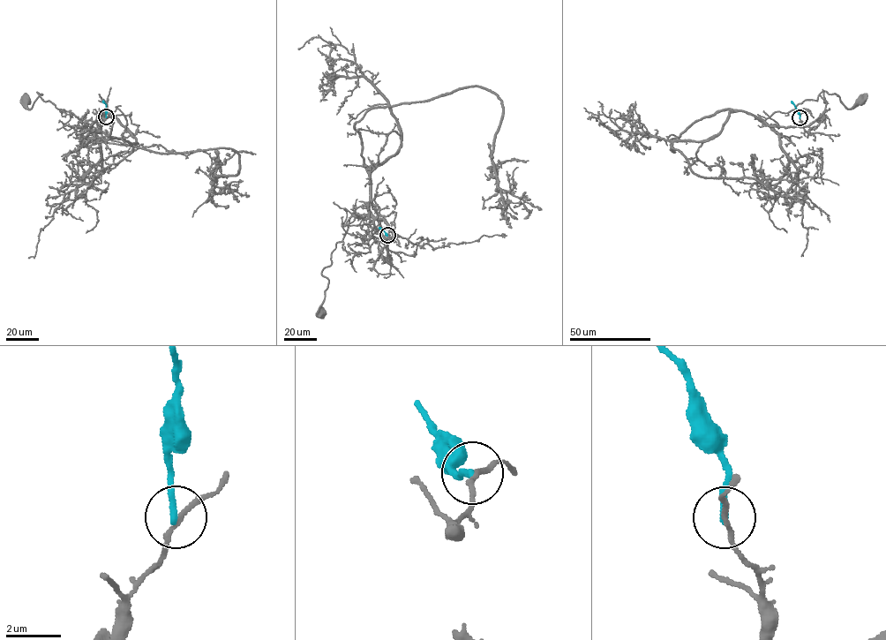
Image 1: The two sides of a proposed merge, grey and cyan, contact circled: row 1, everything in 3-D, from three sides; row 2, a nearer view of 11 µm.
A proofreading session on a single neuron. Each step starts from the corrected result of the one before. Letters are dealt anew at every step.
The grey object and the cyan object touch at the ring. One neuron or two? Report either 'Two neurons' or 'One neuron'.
Two neurons

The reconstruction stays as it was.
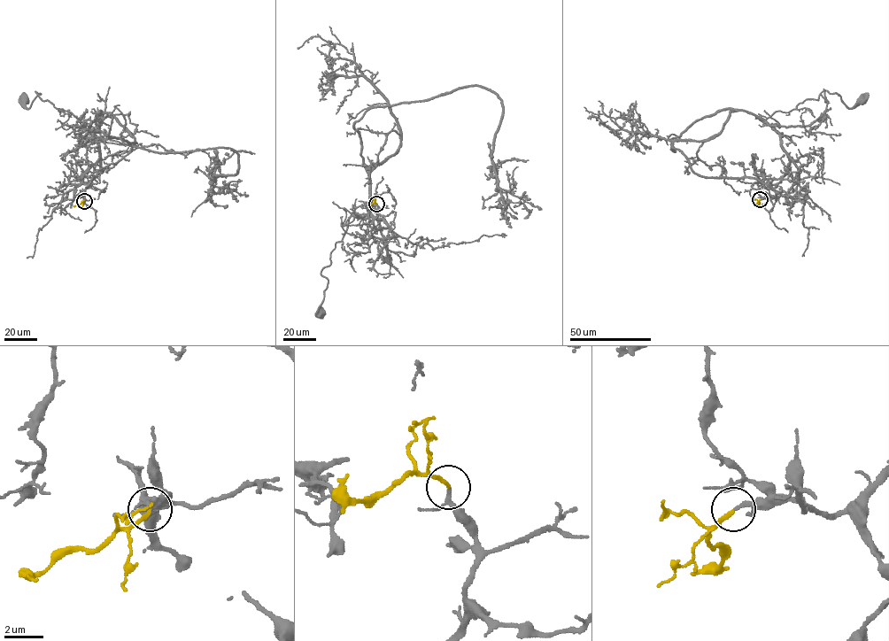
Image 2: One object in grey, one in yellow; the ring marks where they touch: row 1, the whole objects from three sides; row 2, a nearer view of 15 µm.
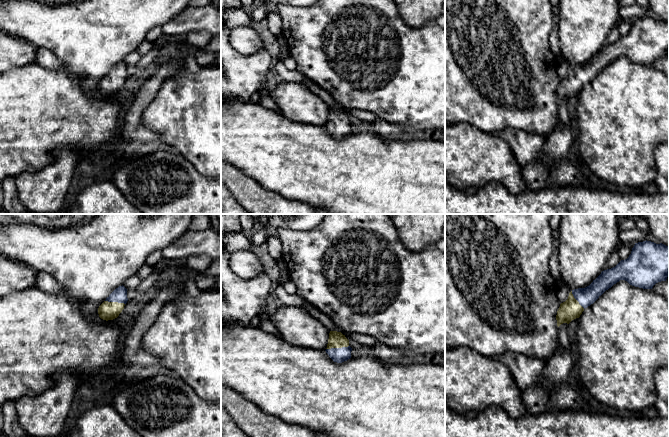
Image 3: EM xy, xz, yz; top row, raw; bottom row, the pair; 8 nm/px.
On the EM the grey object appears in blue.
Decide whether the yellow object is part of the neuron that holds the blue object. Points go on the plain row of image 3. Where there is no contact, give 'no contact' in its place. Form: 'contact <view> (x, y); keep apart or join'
contact xz (337, 124); join

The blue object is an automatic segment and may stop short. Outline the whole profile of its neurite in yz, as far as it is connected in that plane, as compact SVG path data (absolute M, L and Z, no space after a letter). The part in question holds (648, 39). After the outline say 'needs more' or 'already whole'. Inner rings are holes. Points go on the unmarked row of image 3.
M647 16L635 19L627 35L602 47L589 62L569 69L568 75L560 80L557 87L557 102L579 94L585 84L620 56L635 63L652 65L656 59L666 57L668 52L669 22Z; needs more

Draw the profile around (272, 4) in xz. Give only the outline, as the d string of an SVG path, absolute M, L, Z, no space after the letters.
M268 0L270 9L275 9L278 5L309 6L320 0Z

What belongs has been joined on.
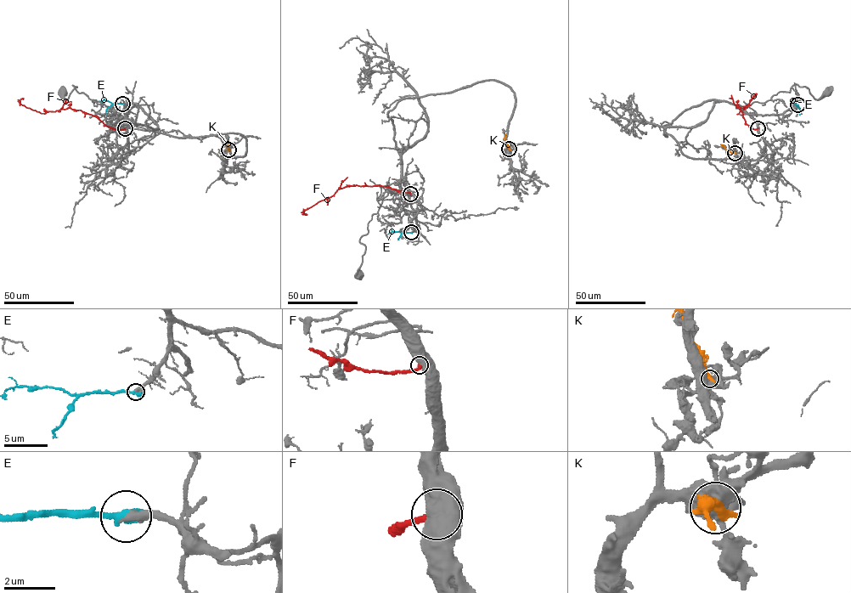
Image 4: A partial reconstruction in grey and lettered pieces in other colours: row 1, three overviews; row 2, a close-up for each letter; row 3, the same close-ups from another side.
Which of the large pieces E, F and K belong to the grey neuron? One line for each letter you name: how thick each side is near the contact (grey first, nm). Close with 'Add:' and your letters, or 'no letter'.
E: 360/480 nm
Add: E

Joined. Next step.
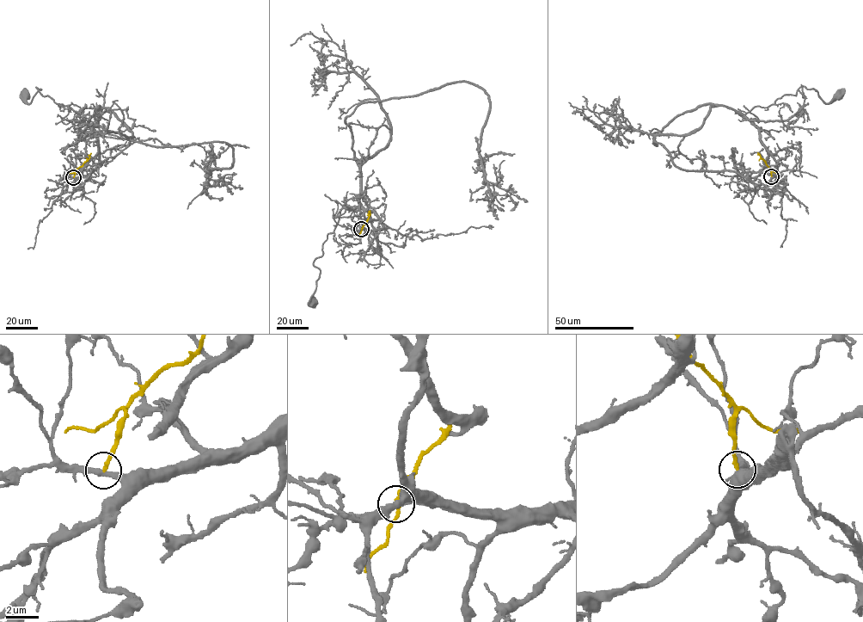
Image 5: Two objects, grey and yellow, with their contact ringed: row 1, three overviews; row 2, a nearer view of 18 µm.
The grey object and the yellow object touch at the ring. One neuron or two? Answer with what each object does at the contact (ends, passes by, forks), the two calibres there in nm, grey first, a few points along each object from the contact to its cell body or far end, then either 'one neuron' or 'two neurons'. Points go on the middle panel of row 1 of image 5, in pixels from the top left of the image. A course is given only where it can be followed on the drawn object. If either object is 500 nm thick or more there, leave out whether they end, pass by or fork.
grey passes by; yellow ends; calibres 320 and 220 nm; course grey (362, 229), (382, 227), (376, 213), (350, 199), (313, 262), (320, 274), (312, 303); course yellow (362, 229), (370, 211); two neurons

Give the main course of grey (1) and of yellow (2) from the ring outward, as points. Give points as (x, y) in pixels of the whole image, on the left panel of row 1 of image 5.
1: (73, 177), (87, 176), (98, 163), (98, 143), (89, 121), (36, 87), (41, 89), (28, 103), (25, 95)
2: (73, 177), (91, 153)

